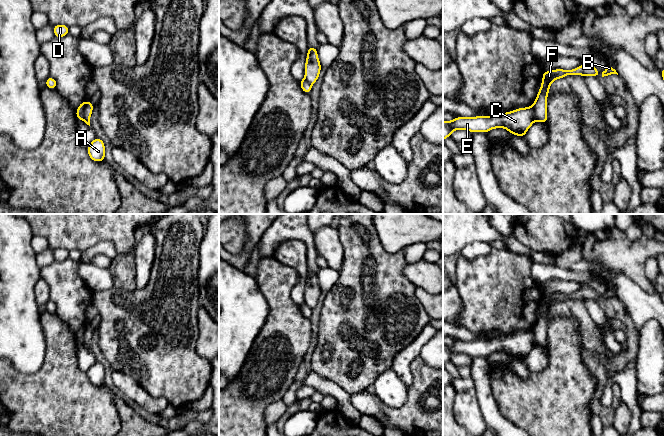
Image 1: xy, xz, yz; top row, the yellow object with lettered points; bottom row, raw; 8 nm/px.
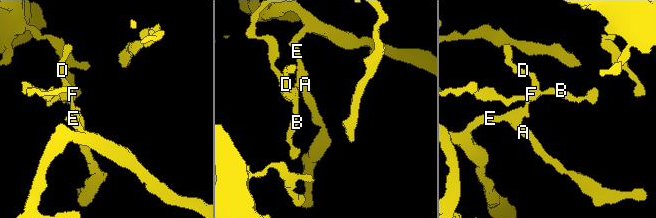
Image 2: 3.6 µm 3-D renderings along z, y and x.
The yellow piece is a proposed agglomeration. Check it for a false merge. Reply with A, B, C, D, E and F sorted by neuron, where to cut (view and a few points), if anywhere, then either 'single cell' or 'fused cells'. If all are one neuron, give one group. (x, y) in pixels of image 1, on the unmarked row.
groups A C E / B D F; cut xy (85, 325), (82, 343); fused cells

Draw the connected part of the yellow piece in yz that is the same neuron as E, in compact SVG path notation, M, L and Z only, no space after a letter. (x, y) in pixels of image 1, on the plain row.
M533 330L518 332L503 338L476 341L456 341L452 345L443 345L443 365L451 360L454 354L467 354L473 357L488 355L494 352L505 352L510 358L524 362L535 345Z

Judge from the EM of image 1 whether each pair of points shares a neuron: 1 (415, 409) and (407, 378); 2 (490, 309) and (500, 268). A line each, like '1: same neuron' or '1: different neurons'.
1: different neurons
2: same neuron

